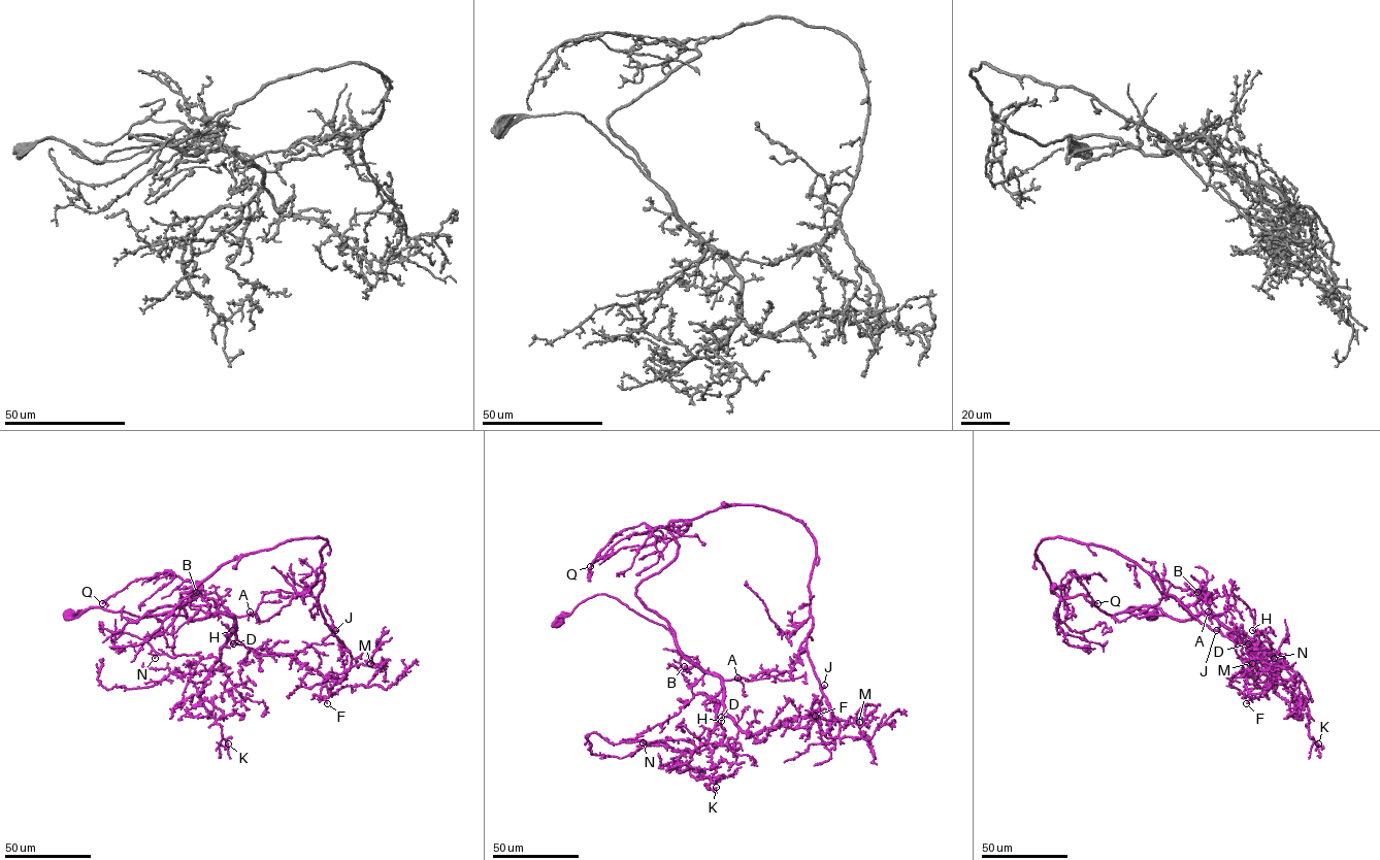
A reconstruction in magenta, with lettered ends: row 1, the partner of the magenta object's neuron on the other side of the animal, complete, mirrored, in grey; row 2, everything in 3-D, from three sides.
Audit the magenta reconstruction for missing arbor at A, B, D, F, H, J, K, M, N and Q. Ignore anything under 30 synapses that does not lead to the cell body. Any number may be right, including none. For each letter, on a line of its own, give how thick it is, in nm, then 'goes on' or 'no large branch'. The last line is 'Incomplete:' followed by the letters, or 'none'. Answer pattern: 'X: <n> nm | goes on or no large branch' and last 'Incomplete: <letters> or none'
A: 130 nm | no large branch
B: 120 nm | no large branch
D: 120 nm | no large branch
F: 150 nm | no large branch
H: 130 nm | no large branch
J: 150 nm | no large branch
K: 150 nm | no large branch
M: 140 nm | no large branch
N: 120 nm | no large branch
Q: 150 nm | goes on
Incomplete: Q

